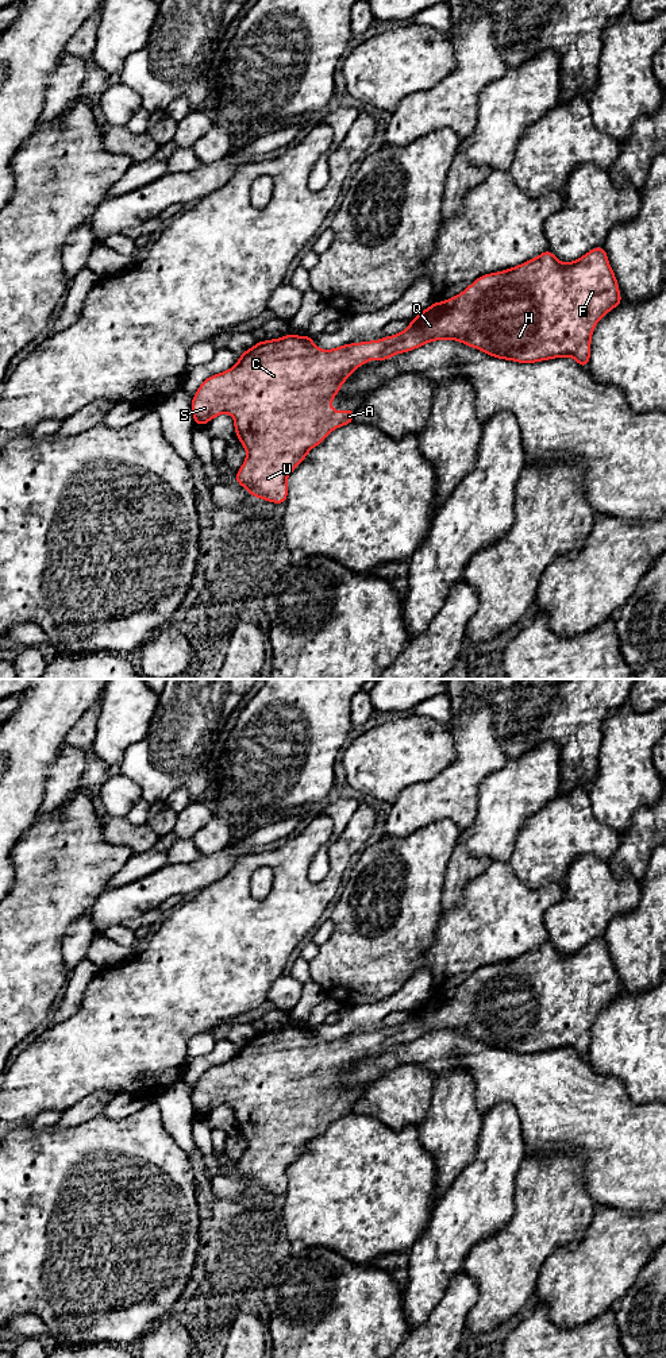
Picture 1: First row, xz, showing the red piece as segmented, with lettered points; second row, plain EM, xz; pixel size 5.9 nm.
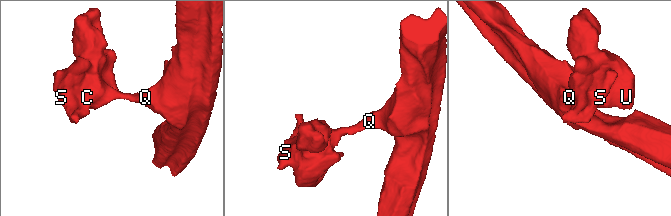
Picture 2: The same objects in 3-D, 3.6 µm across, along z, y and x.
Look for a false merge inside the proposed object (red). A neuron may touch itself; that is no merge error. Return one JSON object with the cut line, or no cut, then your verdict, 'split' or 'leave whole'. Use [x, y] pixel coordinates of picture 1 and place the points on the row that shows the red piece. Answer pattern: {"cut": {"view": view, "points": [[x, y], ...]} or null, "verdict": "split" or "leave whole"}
{"cut": null, "verdict": "leave whole"}

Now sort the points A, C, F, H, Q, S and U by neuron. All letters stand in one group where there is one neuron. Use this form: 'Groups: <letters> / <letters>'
Groups: A C F H Q S U

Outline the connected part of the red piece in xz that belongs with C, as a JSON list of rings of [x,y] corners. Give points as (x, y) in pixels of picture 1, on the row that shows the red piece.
[[[604,246],[582,258],[563,263],[550,250],[513,269],[485,274],[461,294],[430,308],[411,320],[409,327],[381,340],[351,343],[323,351],[312,337],[286,335],[259,342],[239,356],[238,363],[207,378],[192,400],[197,425],[231,413],[236,437],[247,458],[236,472],[239,485],[255,498],[285,504],[286,479],[316,447],[338,427],[353,423],[355,409],[335,412],[331,401],[351,373],[372,359],[385,360],[426,343],[453,339],[493,358],[535,363],[571,356],[582,367],[590,358],[590,339],[598,320],[621,304],[619,285]]]

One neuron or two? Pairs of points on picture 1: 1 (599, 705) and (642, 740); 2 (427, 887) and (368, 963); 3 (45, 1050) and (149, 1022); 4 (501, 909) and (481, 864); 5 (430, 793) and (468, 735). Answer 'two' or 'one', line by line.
1: two
2: one
3: one
4: two
5: one

